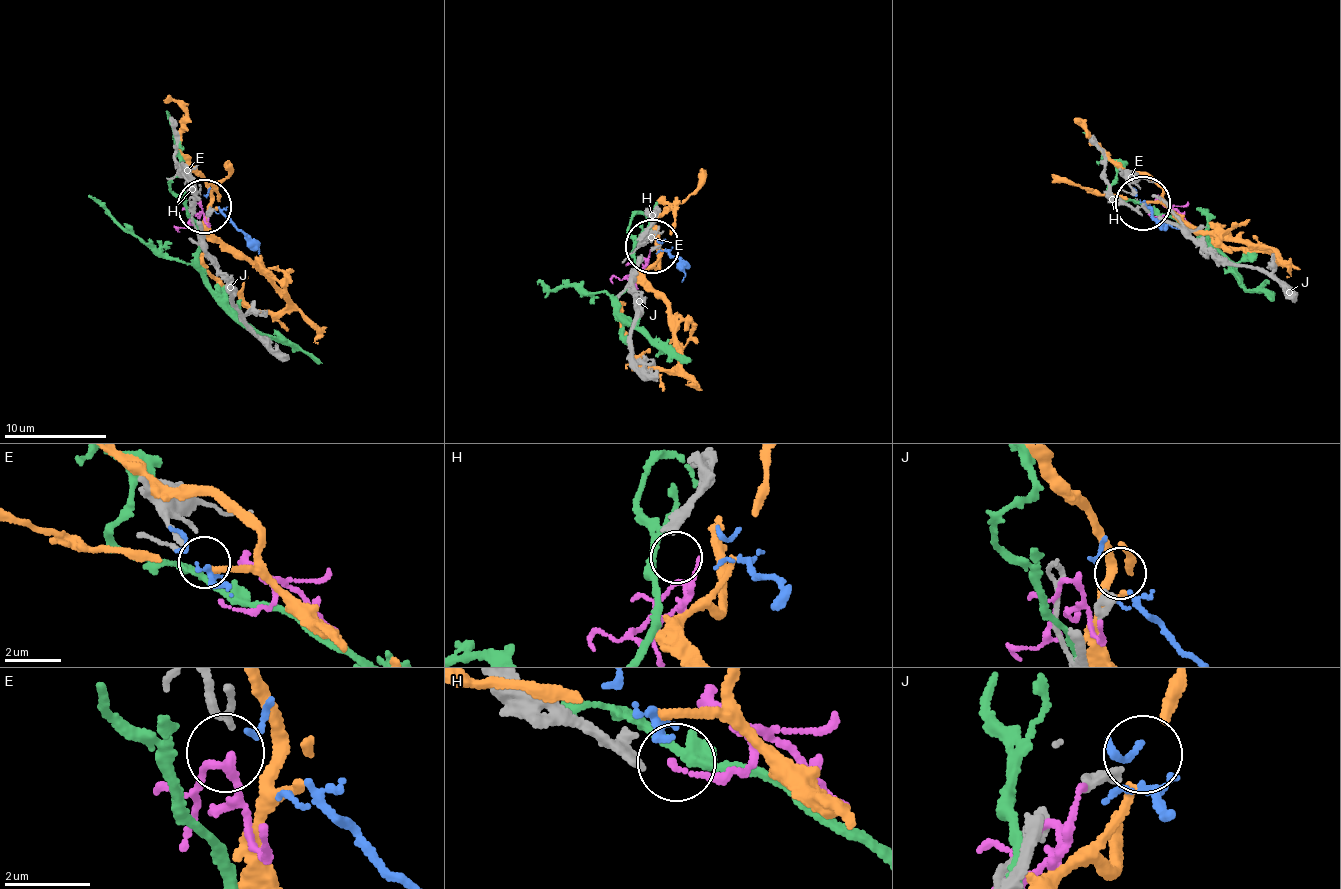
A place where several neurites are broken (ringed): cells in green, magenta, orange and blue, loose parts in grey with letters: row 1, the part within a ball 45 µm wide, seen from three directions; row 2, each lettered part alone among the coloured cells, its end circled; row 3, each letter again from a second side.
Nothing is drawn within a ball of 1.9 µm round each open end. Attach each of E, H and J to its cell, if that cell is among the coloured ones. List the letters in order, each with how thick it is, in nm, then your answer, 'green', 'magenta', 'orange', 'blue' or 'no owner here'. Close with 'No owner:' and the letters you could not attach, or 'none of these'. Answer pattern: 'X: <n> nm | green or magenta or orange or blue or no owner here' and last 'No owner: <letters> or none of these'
E: 150 nm | no owner here
H: 260 nm | no owner here
J: 260 nm | no owner here
No owner: E, H, J

